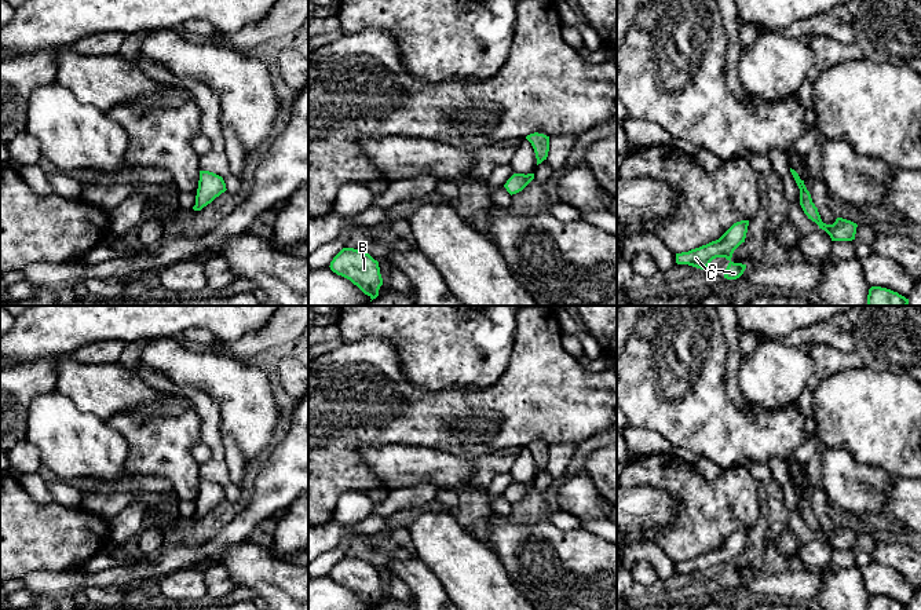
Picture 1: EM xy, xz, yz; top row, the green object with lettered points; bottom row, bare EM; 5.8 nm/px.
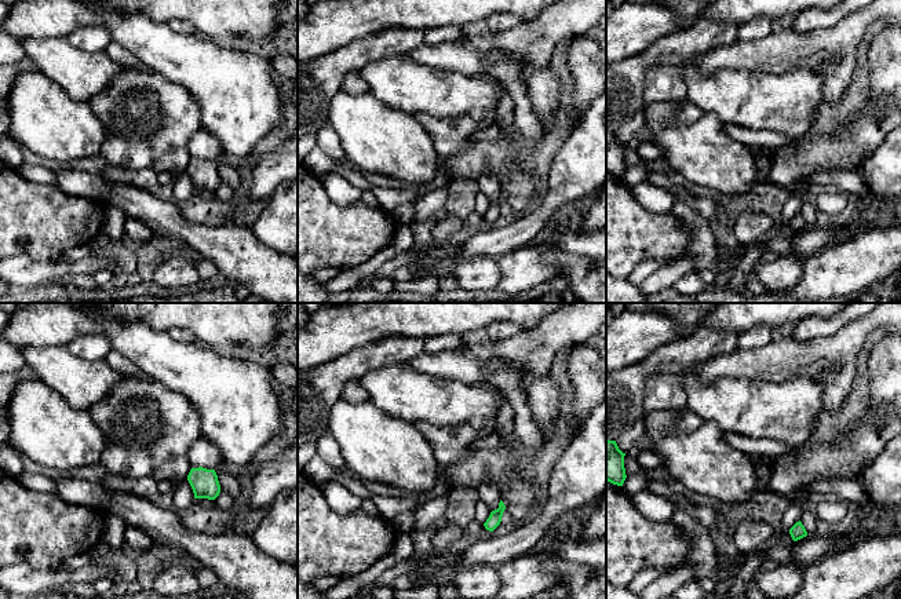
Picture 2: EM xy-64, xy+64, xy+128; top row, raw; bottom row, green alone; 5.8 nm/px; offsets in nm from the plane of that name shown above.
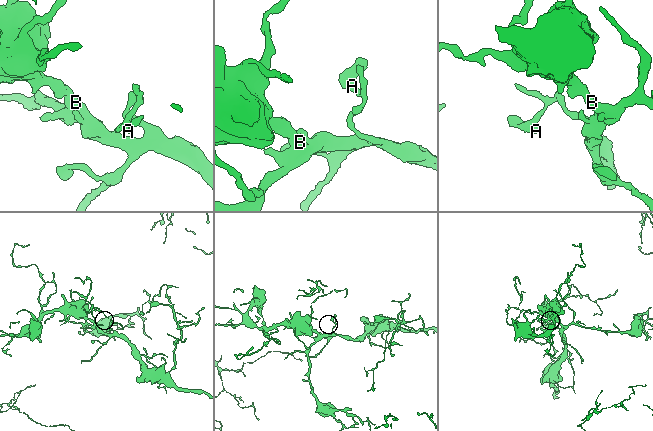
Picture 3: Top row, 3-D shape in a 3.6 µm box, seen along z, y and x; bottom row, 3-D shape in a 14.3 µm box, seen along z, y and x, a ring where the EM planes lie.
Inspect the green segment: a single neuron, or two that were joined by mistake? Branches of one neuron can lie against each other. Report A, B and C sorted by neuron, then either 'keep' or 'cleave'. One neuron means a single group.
A C / B; cleave

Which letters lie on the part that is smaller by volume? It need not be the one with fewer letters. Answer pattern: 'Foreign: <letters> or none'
Foreign: A, C

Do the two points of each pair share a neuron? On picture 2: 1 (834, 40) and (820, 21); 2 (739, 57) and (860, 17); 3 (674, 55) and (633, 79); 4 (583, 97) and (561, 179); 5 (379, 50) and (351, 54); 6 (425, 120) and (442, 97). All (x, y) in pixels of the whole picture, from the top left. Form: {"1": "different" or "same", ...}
{"1": "different", "2": "same", "3": "same", "4": "different", "5": "same", "6": "different"}

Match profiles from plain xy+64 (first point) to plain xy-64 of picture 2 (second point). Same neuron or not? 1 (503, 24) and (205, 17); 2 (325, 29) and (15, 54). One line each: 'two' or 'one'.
1: two
2: two

